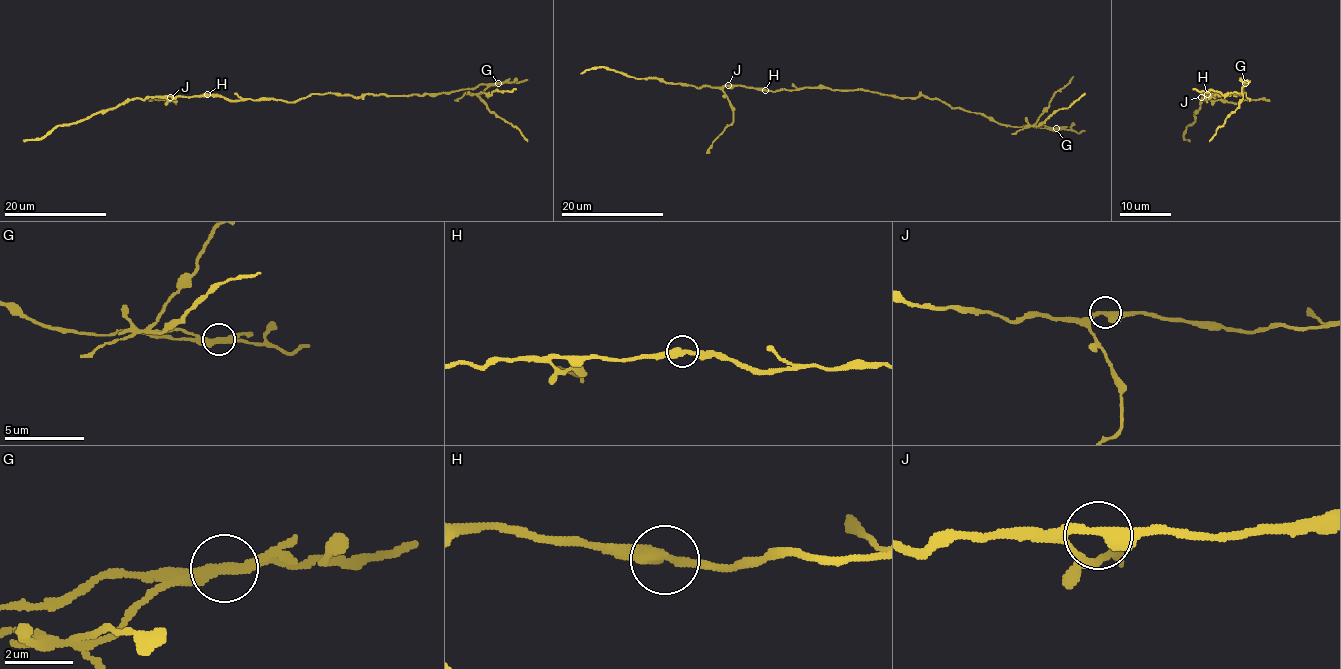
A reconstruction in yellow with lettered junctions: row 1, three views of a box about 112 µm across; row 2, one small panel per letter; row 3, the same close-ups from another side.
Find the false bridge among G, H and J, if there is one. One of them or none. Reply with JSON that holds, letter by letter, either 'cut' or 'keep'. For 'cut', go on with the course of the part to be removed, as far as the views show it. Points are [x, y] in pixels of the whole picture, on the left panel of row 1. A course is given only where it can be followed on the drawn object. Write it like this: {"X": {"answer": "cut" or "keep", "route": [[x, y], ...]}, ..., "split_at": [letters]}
{"G": {"answer": "cut", "route": [[499, 83], [488, 85], [478, 97], [497, 116], [515, 126], [527, 141]]}, "H": {"answer": "keep"}, "J": {"answer": "keep"}, "split_at": ["G"]}

